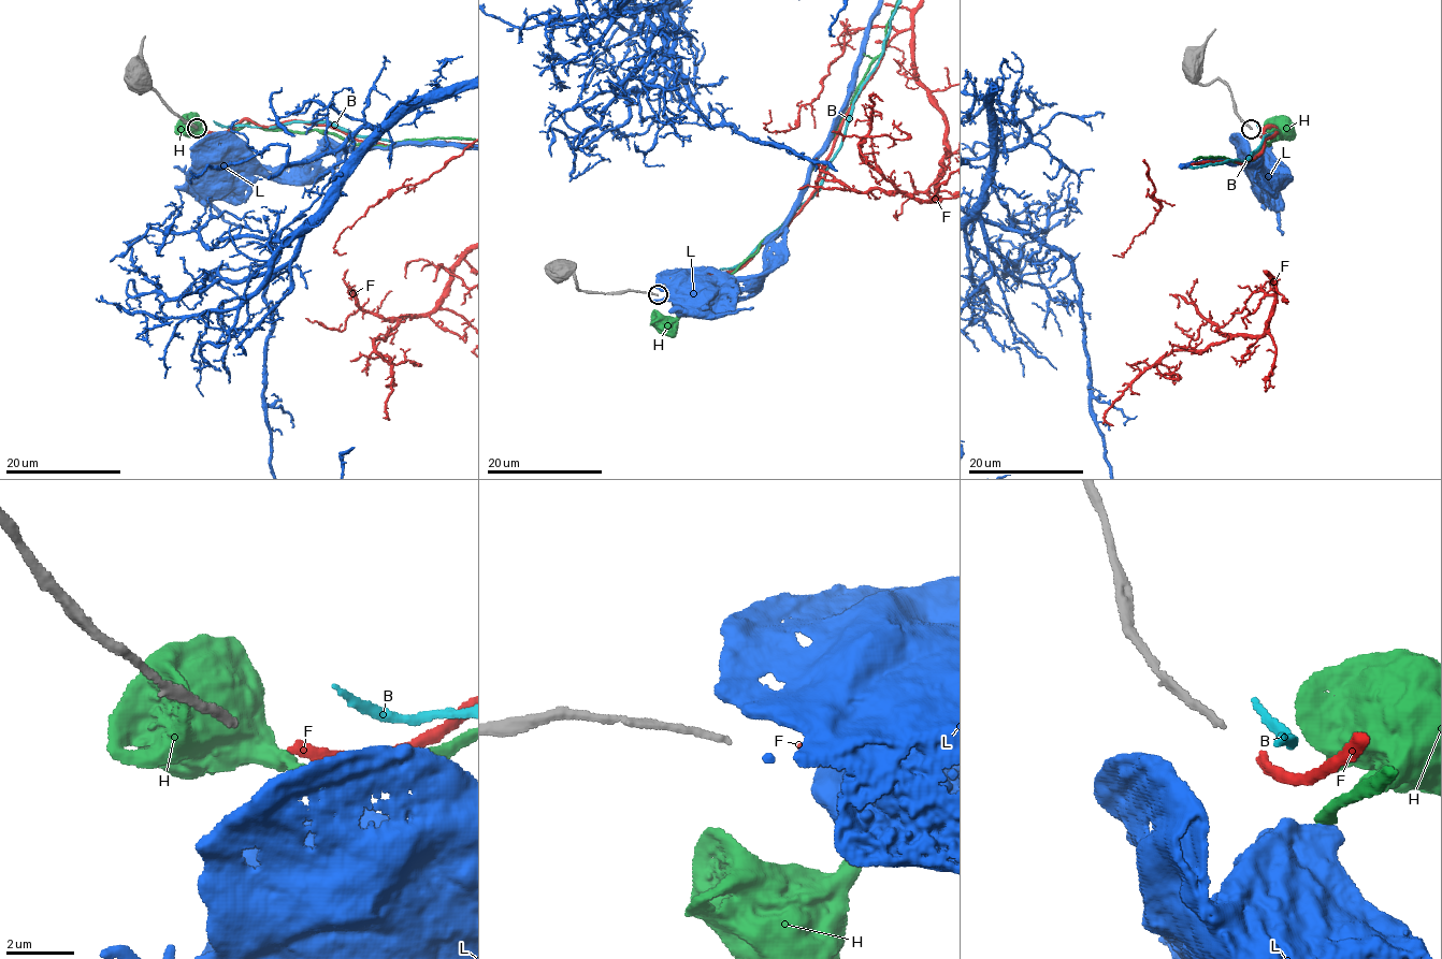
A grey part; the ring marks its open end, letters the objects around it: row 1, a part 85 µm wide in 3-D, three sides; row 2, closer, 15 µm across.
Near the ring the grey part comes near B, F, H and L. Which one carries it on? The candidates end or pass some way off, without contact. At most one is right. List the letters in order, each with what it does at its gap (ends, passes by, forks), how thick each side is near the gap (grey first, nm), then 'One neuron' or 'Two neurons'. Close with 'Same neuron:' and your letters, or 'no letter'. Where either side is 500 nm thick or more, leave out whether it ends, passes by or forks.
B: It ends there. Thickness 220 nm (grey) against 170 nm. Two neurons
F: It ends there. Thickness 220 nm (grey) against 240 nm. Two neurons
H: Thickness 220 nm (grey) against 550 nm. Two neurons
L: Thickness 220 nm (grey) against 700 nm. Two neurons
Same neuron: no letter

